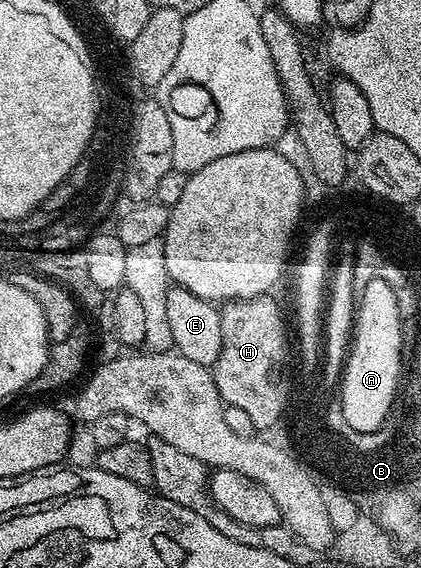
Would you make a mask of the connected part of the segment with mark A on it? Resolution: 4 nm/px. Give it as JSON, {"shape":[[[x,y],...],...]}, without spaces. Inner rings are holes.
{"shape":[[[374,282],[356,306],[353,321],[352,341],[348,357],[340,374],[342,398],[340,405],[344,420],[356,428],[356,432],[381,430],[391,417],[394,397],[400,394],[398,377],[402,374],[402,338],[404,338],[400,308],[394,295],[382,282]]]}

